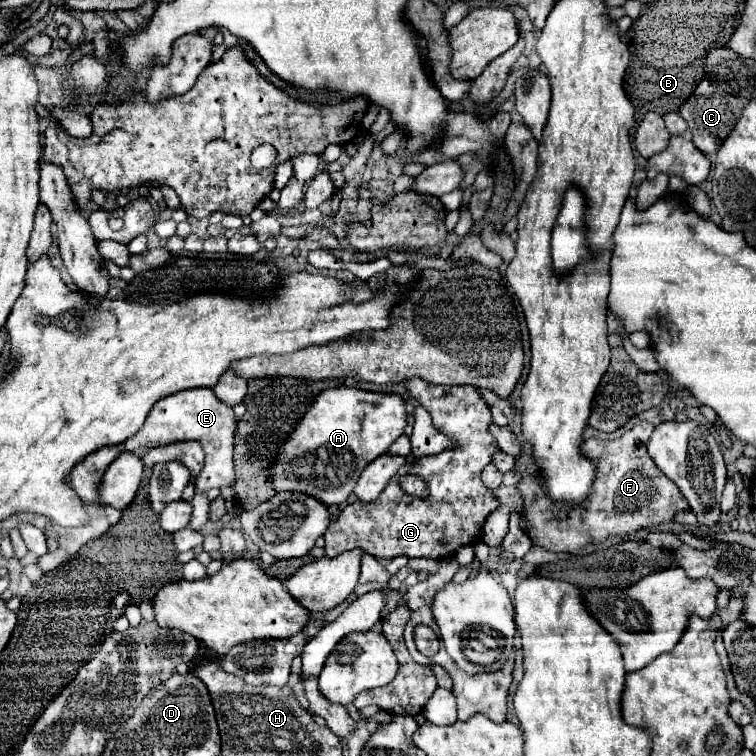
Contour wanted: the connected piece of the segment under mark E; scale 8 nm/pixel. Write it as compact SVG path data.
M192 388L182 390L178 394L166 396L166 400L158 400L154 410L150 410L142 430L124 442L126 452L136 452L138 448L154 448L168 446L182 440L198 440L204 446L204 466L194 483L196 492L208 492L210 488L232 486L234 468L232 468L232 440L234 440L236 420L230 406L222 404L210 388Z

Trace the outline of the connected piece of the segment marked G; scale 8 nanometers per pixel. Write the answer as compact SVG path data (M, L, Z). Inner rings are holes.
M418 378L406 380L406 388L430 412L434 426L442 434L448 434L456 446L436 456L420 458L416 464L404 464L374 502L350 502L324 534L324 550L328 558L352 548L364 548L368 554L386 560L402 554L408 558L434 560L456 556L458 546L474 542L480 536L486 516L500 506L500 502L480 482L480 472L490 464L498 444L488 434L488 424L492 422L490 408L476 388L436 386ZM406 474L420 476L428 484L430 496L418 498L406 494L400 486L400 478Z

